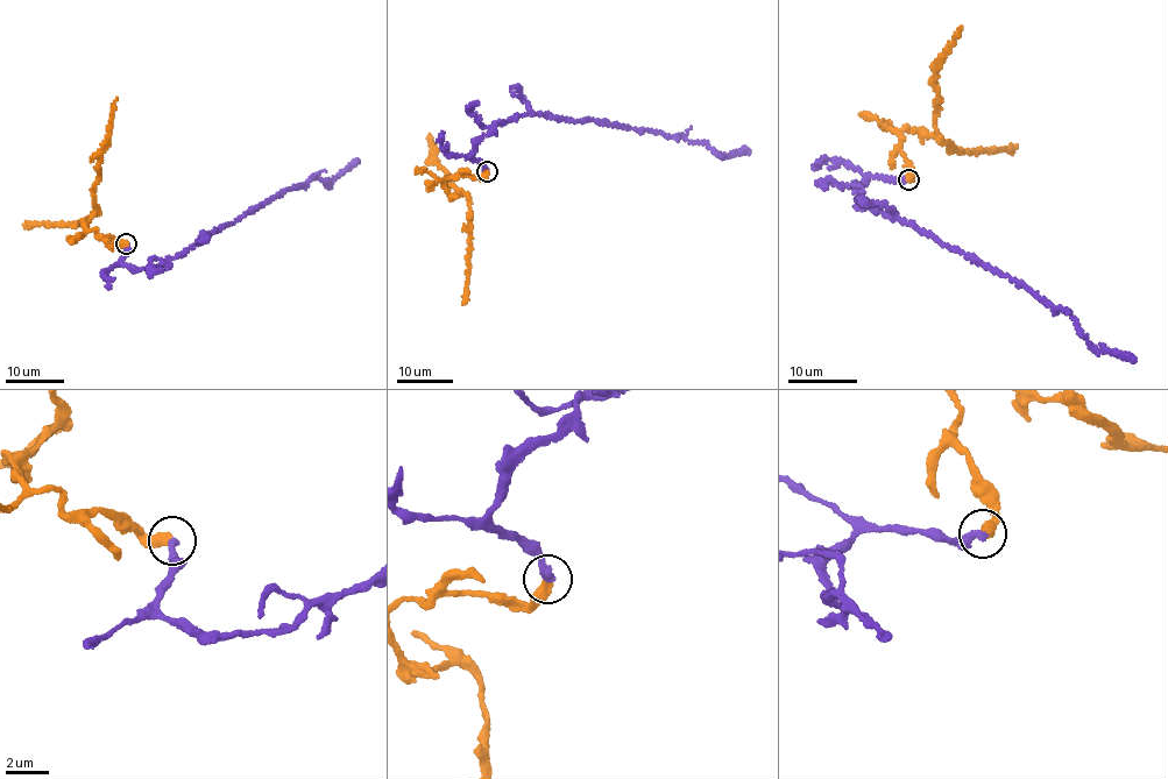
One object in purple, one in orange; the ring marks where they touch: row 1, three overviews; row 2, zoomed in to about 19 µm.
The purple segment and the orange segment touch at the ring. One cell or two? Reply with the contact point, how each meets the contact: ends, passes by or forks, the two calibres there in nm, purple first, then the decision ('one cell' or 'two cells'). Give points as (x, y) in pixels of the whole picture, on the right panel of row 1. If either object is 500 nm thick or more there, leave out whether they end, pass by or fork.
place (908, 179); calibres 400 and 550 nm; one cell

